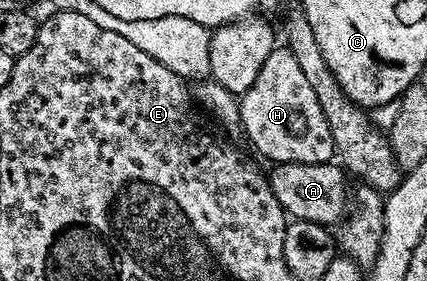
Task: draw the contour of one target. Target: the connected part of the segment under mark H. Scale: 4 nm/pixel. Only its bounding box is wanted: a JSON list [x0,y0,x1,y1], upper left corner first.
[238,45,335,164]

